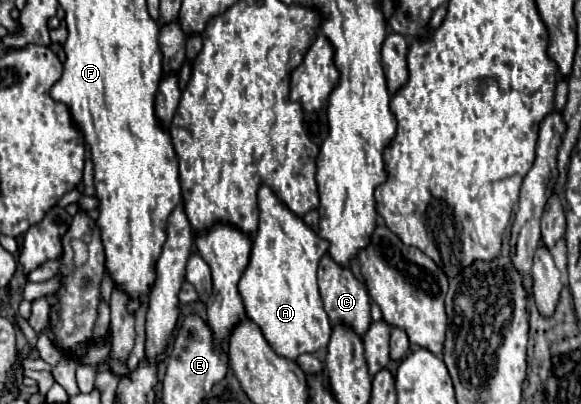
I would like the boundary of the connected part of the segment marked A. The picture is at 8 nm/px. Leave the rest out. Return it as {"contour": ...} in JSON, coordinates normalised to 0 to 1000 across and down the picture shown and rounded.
{"contour":[[[461,460],[444,475],[448,554],[434,599],[430,653],[410,698],[423,782],[454,822],[478,881],[509,891],[516,876],[540,876],[565,856],[571,807],[558,772],[544,703],[544,668],[565,624],[565,599],[544,584],[520,540],[506,535]]]}

